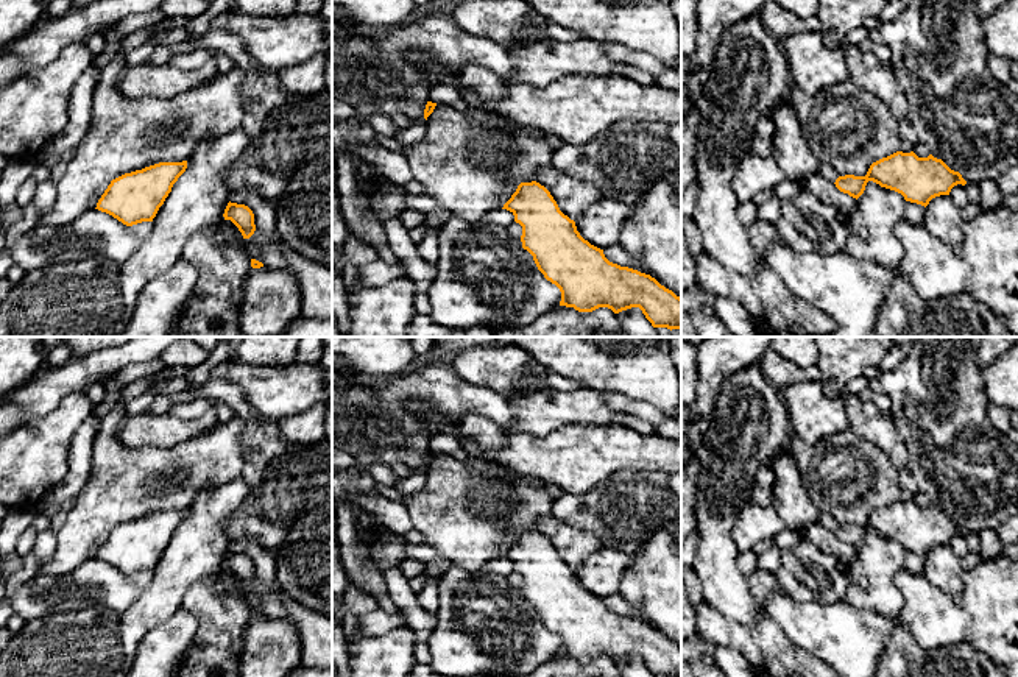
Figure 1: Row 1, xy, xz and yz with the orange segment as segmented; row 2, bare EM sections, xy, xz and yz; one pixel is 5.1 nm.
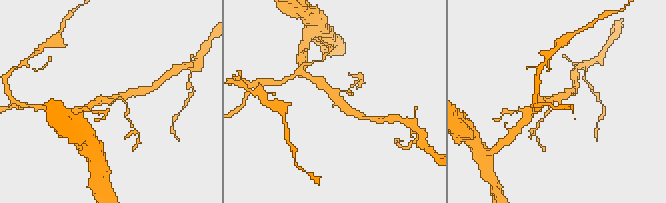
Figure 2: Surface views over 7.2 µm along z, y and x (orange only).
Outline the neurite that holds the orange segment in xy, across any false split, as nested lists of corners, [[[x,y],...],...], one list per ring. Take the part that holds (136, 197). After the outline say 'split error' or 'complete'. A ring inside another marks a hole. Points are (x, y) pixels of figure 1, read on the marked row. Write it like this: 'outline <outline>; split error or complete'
outline [[[187,161],[159,162],[125,173],[111,181],[95,209],[112,215],[126,226],[153,222],[186,168]]]; complete

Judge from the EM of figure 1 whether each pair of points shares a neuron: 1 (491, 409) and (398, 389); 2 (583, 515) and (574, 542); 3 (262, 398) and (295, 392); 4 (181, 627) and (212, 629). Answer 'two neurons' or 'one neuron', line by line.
1: one neuron
2: two neurons
3: one neuron
4: two neurons

